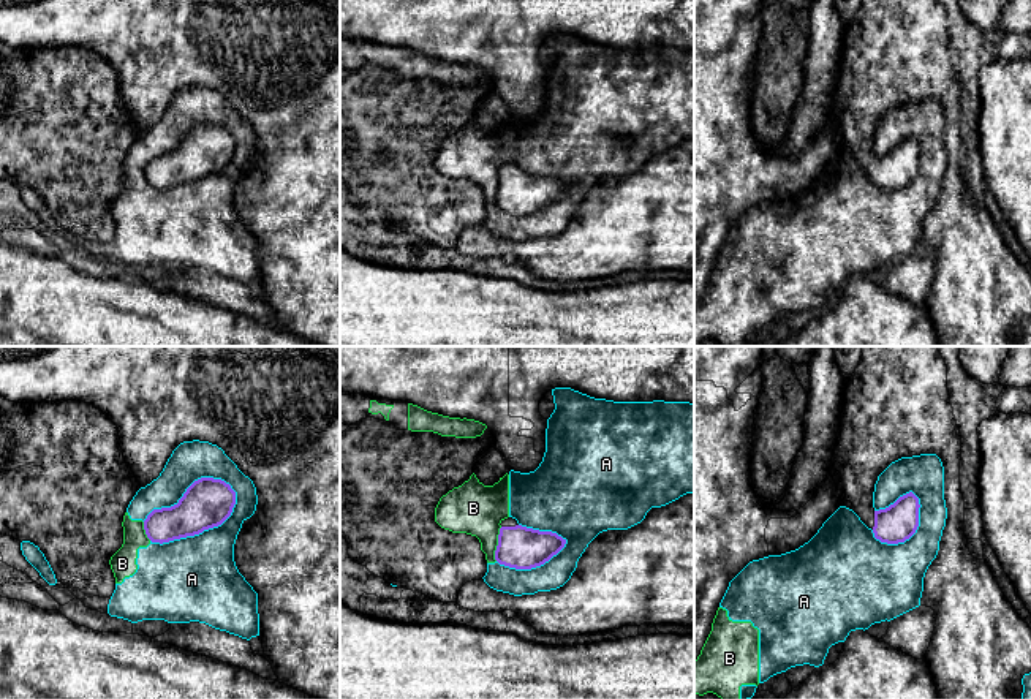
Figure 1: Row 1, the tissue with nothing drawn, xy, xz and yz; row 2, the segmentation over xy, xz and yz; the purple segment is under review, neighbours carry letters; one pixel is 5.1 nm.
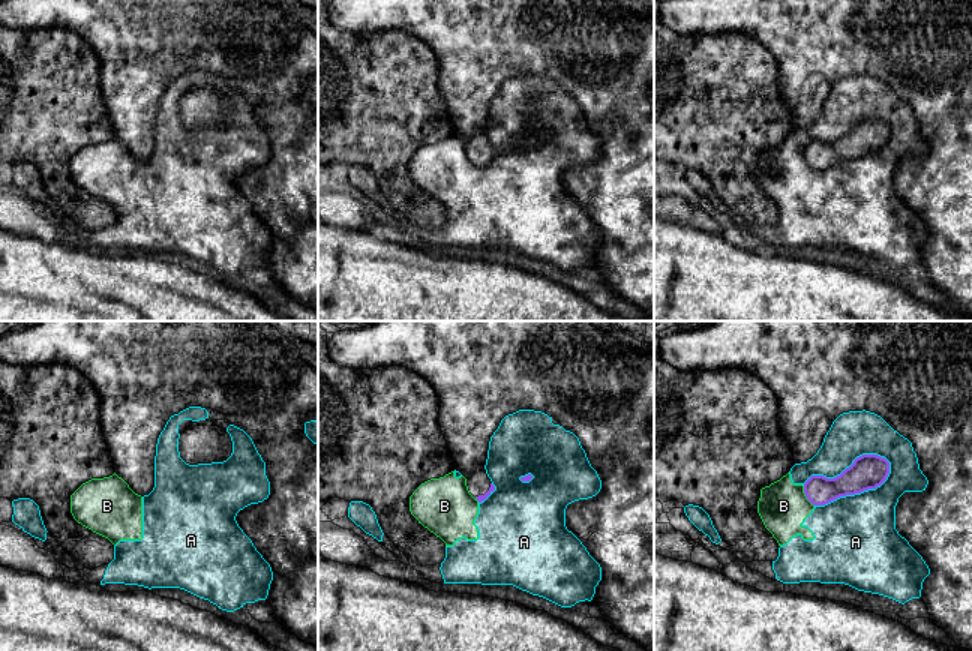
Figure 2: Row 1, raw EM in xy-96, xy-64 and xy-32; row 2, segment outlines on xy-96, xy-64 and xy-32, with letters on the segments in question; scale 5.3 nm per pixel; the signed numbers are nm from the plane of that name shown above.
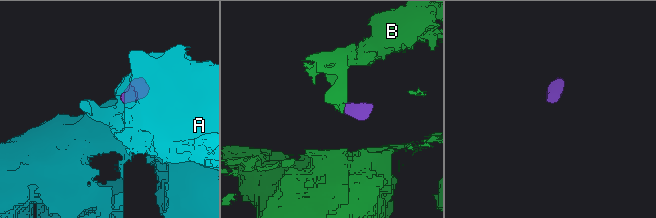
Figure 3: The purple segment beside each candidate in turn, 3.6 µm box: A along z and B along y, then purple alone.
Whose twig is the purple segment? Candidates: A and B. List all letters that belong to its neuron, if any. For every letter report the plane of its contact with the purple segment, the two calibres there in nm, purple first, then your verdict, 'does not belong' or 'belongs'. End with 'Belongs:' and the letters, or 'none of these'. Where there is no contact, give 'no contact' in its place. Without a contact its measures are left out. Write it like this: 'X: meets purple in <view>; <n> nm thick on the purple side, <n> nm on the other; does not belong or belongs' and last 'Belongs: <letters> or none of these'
A: meets purple in xy; 240 nm thick on the purple side, 440 nm on the other; does not belong
B: meets purple in xz; 220 nm thick on the purple side, 260 nm on the other; does not belong
Belongs: none of these

